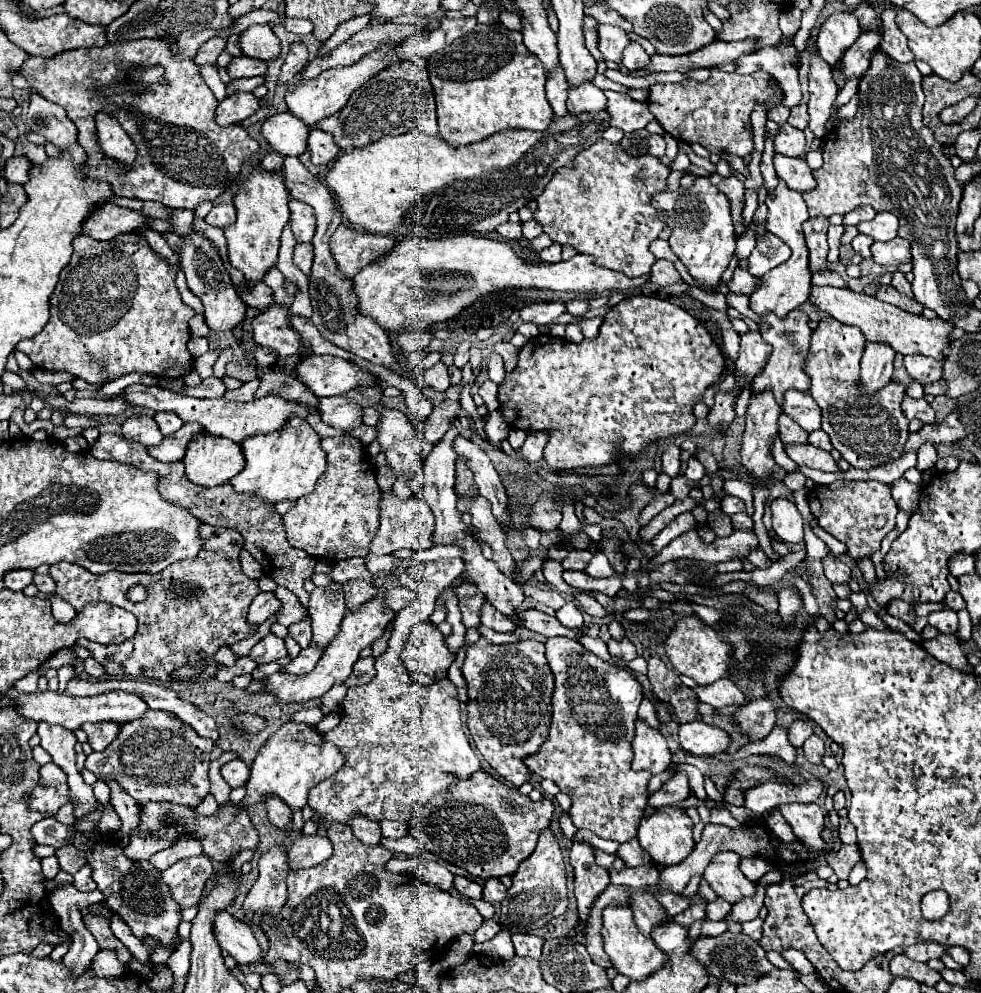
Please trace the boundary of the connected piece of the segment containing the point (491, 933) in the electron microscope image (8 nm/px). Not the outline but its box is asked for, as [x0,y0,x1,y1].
[473,919,499,943]

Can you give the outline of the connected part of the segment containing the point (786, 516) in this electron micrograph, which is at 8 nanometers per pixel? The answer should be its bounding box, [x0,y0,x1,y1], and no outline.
[771,499,803,543]

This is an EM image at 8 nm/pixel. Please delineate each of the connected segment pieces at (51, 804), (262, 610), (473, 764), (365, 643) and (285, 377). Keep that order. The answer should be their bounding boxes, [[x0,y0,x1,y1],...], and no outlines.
[[27,763,69,815],[249,591,279,625],[307,559,481,829],[263,595,395,703],[255,373,319,407]]

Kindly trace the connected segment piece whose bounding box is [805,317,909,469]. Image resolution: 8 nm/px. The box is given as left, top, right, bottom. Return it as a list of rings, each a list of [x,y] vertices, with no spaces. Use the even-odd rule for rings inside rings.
[[[825,317],[819,321],[817,329],[811,335],[811,349],[809,349],[807,367],[805,367],[807,375],[811,377],[809,393],[823,411],[823,427],[821,429],[831,437],[831,443],[841,453],[841,457],[857,469],[869,469],[869,467],[899,459],[899,455],[903,453],[907,435],[909,435],[909,419],[903,415],[903,411],[899,407],[901,399],[905,395],[903,385],[891,381],[887,387],[879,389],[873,397],[859,395],[857,381],[859,381],[859,359],[861,359],[863,347],[865,347],[865,337],[857,327],[849,327],[845,323],[839,323],[837,319]]]

